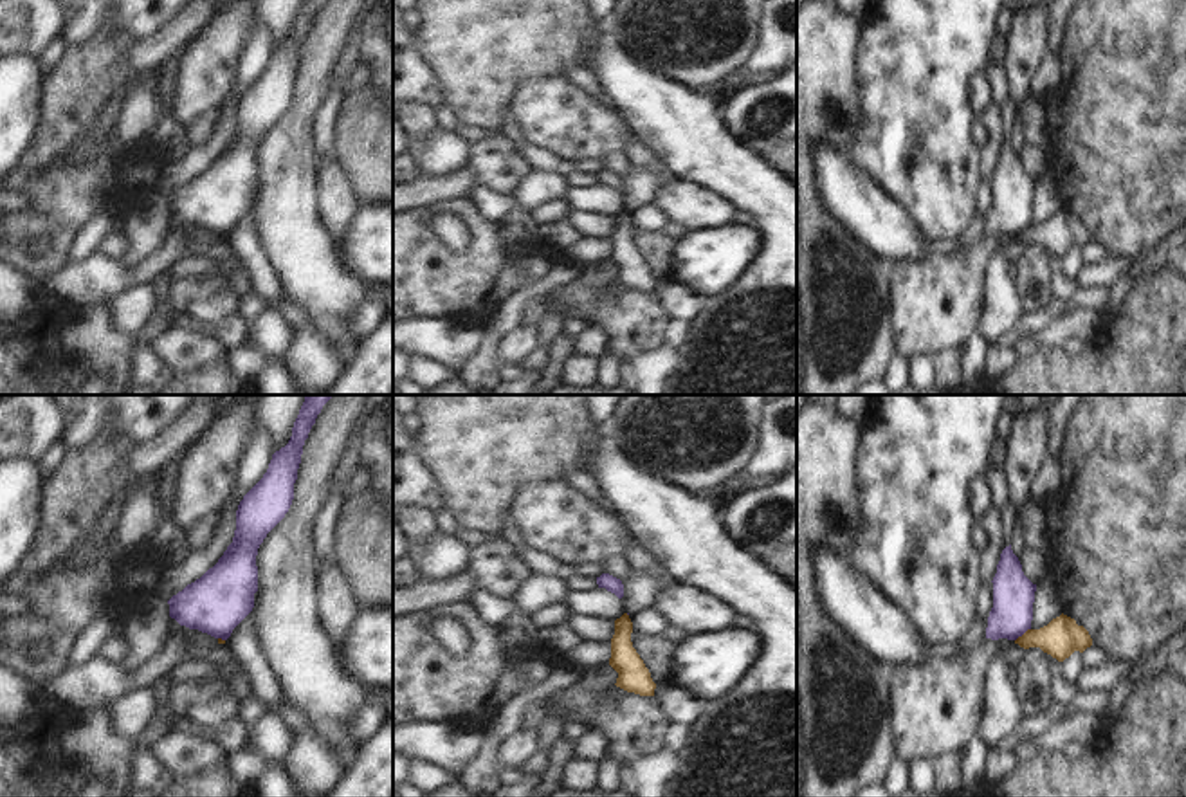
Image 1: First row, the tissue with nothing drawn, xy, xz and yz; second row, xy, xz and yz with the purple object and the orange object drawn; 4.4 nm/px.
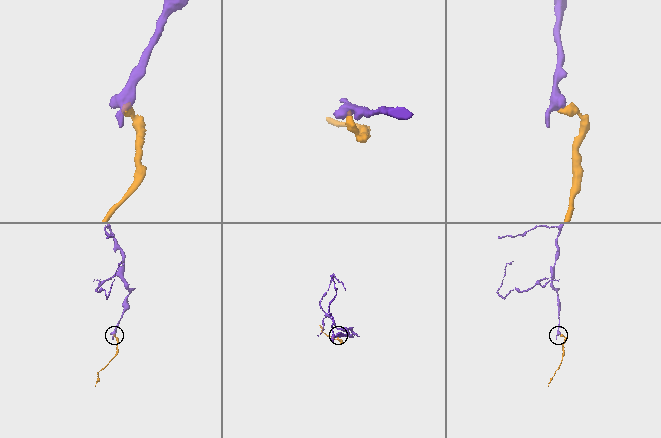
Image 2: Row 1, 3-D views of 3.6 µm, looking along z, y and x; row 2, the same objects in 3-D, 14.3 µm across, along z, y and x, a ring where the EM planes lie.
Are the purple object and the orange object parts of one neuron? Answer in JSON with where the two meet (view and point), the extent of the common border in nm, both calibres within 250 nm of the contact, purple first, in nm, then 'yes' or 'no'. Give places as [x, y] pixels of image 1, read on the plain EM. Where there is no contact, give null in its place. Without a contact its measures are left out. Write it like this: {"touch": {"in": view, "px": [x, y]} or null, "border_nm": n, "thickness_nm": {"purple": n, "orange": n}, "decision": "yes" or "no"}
{"touch": {"in": "yz", "px": [1022, 229]}, "border_nm": 90, "thickness_nm": {"purple": 190, "orange": 170}, "decision": "no"}

